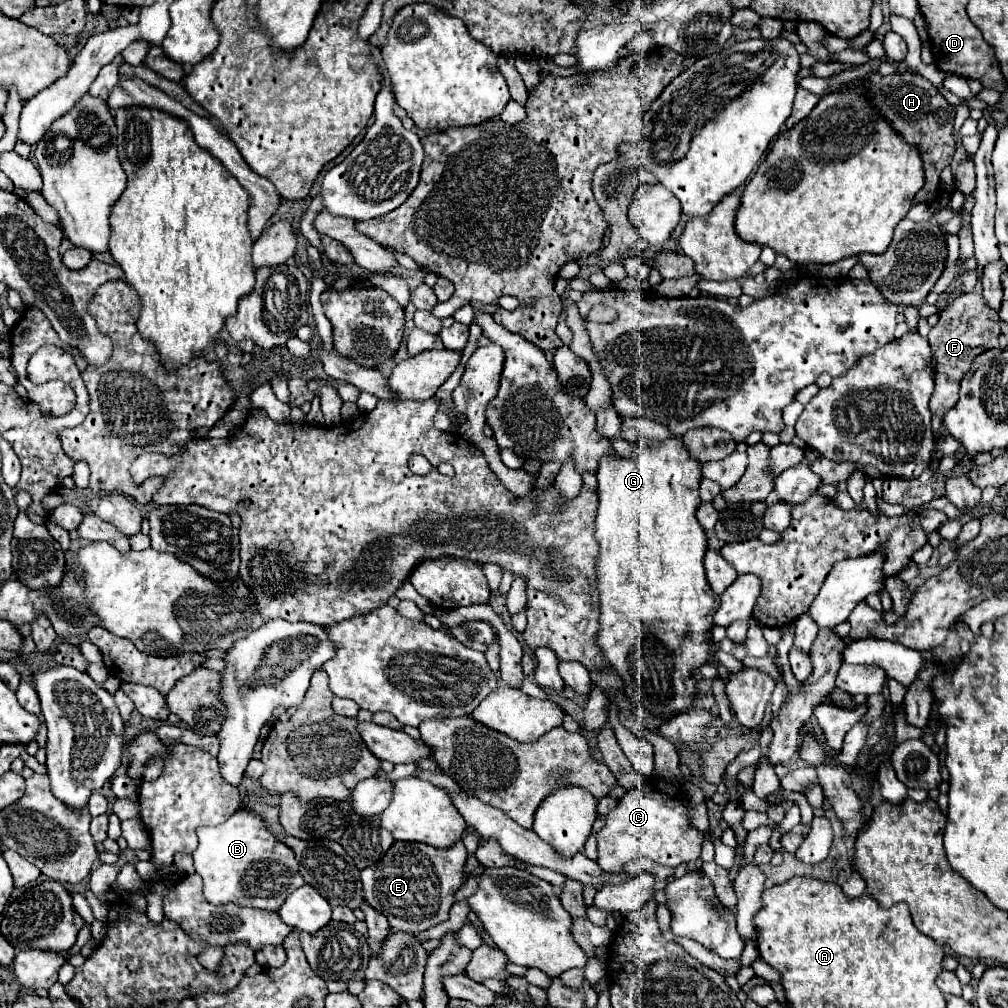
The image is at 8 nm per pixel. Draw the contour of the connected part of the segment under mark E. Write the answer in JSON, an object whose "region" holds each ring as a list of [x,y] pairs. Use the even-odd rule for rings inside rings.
{"region":[[[457,840],[449,848],[433,848],[421,842],[395,842],[379,864],[361,872],[365,900],[387,916],[393,930],[417,932],[445,922],[449,908],[453,906],[453,894],[461,886],[463,866],[467,862],[467,850],[463,840]]]}

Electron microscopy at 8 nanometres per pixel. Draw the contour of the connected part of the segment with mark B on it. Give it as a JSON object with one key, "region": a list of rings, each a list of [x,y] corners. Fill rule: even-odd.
{"region":[[[247,810],[235,812],[219,826],[197,828],[197,838],[199,846],[193,852],[195,872],[203,878],[203,894],[209,904],[233,902],[275,912],[295,888],[305,884],[293,850],[267,832],[263,820]],[[255,862],[261,866],[253,866]]]}

